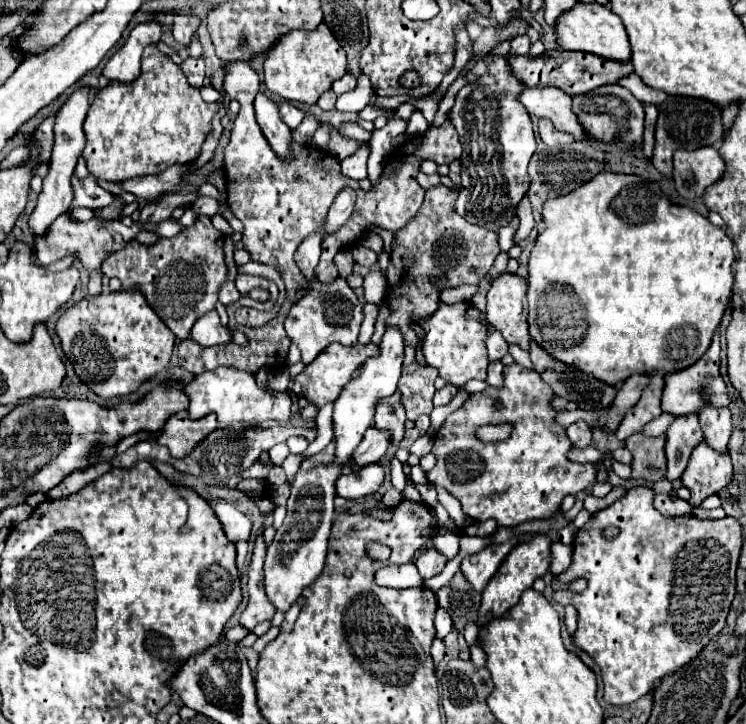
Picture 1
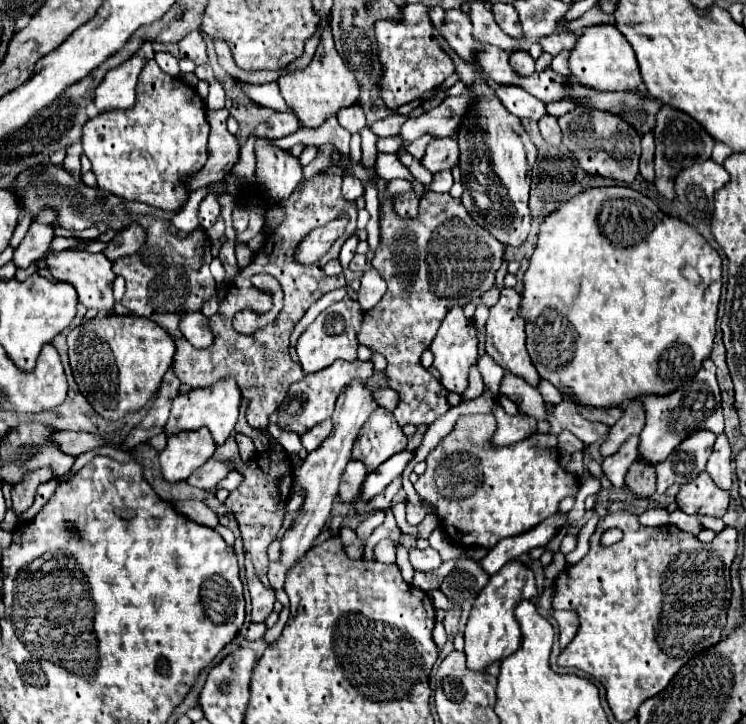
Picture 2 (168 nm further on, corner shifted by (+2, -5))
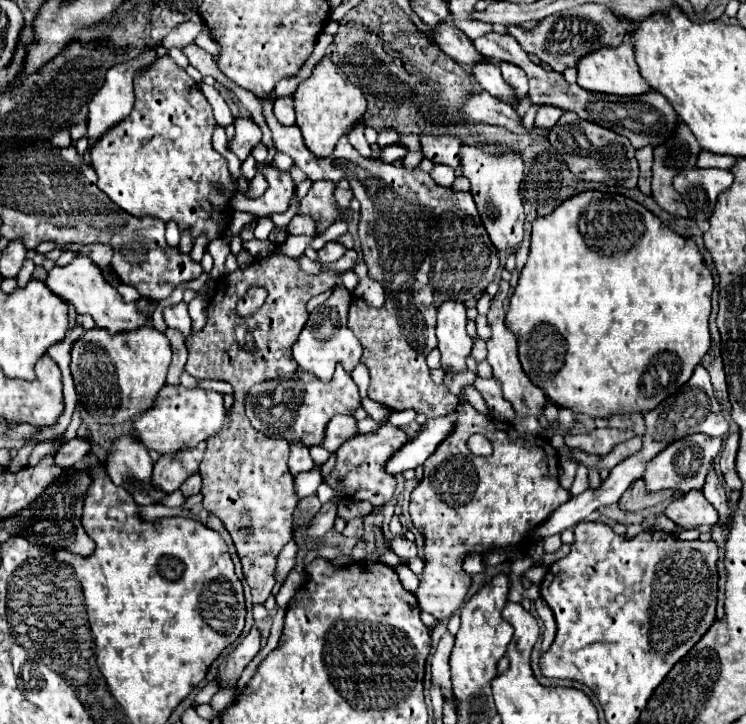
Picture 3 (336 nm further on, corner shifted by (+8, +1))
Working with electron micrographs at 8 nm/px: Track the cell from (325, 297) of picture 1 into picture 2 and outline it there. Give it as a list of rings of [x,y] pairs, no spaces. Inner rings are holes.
[[[344,298],[342,302],[332,304],[330,308],[326,308],[308,328],[306,332],[298,338],[296,350],[298,350],[298,358],[300,358],[300,366],[306,374],[314,374],[320,372],[324,368],[328,368],[334,360],[342,358],[342,360],[356,360],[356,350],[358,350],[358,326],[362,324],[362,310],[360,304],[356,300]]]

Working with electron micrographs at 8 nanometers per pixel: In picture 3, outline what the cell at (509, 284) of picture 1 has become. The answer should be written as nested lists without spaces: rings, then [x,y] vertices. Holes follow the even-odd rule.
[[[500,282],[500,290],[498,294],[492,298],[492,306],[490,306],[490,312],[488,312],[488,326],[492,330],[492,336],[490,340],[486,340],[486,348],[488,348],[488,364],[492,366],[494,370],[494,376],[502,382],[502,392],[504,392],[504,398],[508,402],[512,402],[514,410],[516,410],[516,416],[538,416],[542,414],[542,406],[546,404],[546,396],[540,388],[536,388],[532,384],[532,380],[526,378],[524,370],[522,370],[522,364],[518,360],[518,344],[516,344],[516,334],[504,324],[504,316],[506,316],[506,304],[508,304],[508,282]]]

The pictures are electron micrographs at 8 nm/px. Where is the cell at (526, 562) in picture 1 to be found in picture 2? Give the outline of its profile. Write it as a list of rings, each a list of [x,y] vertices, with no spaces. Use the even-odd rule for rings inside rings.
[[[508,562],[502,566],[494,576],[490,576],[488,584],[480,592],[480,596],[474,602],[474,608],[470,612],[464,638],[464,654],[466,654],[466,666],[474,672],[484,672],[492,662],[512,656],[520,648],[520,626],[514,618],[514,608],[522,600],[530,600],[538,594],[534,572],[522,564],[522,562]]]

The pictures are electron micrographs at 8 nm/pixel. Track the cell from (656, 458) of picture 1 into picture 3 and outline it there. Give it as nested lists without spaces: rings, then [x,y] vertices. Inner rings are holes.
[[[634,480],[632,486],[628,488],[628,492],[624,492],[624,496],[620,498],[620,508],[628,510],[628,512],[634,512],[634,510],[644,510],[644,508],[650,508],[654,504],[658,504],[662,498],[658,494],[652,494],[644,488],[644,480]]]

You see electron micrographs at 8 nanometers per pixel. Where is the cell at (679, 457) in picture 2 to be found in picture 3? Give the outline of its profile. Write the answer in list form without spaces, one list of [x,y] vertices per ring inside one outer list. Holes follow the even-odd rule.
[[[692,434],[692,436],[686,436],[682,440],[672,442],[668,448],[664,448],[656,456],[656,460],[652,460],[652,464],[646,466],[646,472],[642,476],[646,480],[646,488],[650,492],[660,492],[660,490],[666,490],[666,488],[680,490],[680,492],[688,492],[688,490],[694,490],[694,488],[700,490],[702,484],[704,484],[704,478],[710,470],[710,462],[720,452],[720,444],[722,444],[722,438],[704,436],[704,434]]]

